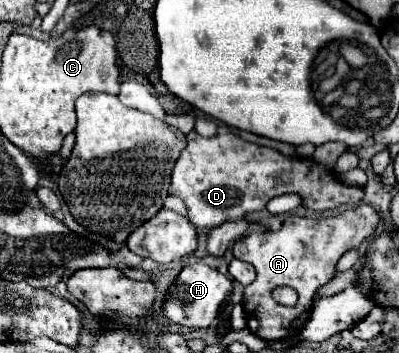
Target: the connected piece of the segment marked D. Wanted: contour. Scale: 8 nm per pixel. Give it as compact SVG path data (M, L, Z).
M219 126L211 138L203 138L193 130L187 134L187 148L173 168L169 194L183 198L189 210L189 222L197 228L215 228L223 222L245 218L251 212L263 210L271 198L287 192L299 194L301 204L317 212L333 210L341 204L357 204L365 196L361 186L341 182L333 170L311 160L285 156L273 148L245 142L231 134L227 126Z

